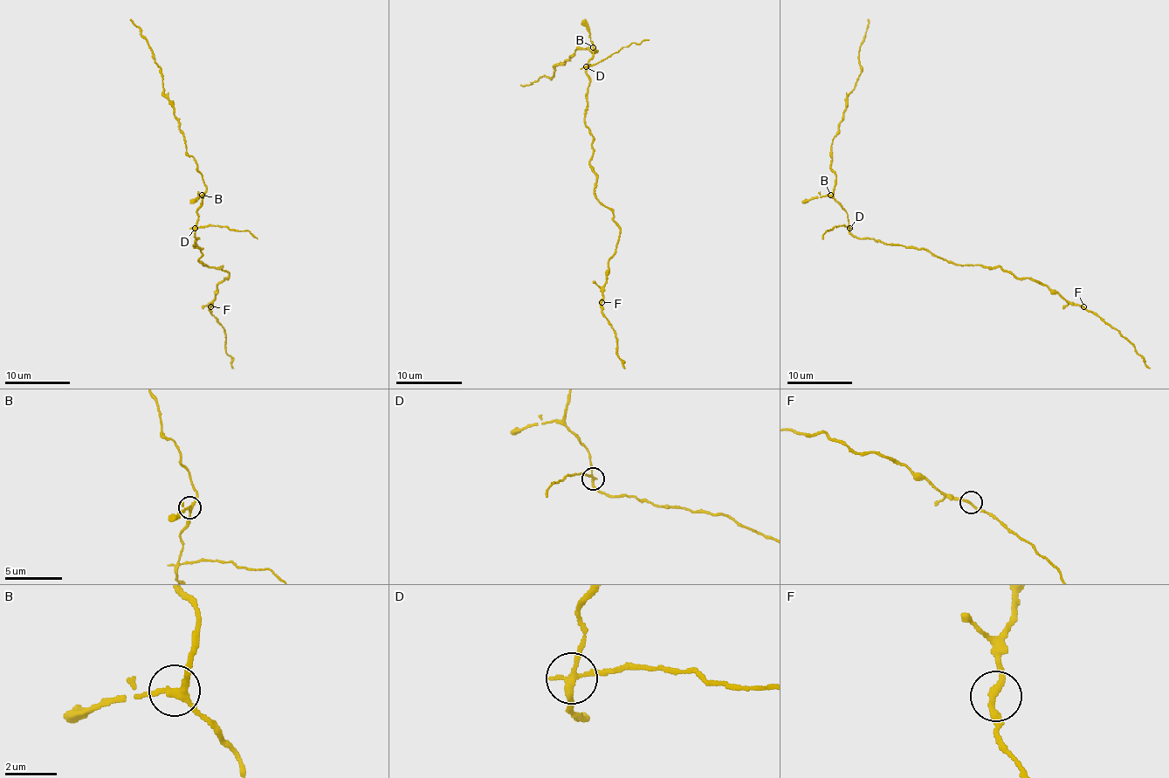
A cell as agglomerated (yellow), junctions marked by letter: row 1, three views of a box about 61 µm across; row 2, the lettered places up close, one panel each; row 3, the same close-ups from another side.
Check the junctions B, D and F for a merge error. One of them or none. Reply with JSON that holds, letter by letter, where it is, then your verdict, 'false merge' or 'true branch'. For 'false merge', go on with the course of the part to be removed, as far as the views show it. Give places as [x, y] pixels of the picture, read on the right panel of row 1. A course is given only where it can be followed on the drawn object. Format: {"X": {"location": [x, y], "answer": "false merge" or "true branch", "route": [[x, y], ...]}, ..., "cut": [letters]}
{"B": {"location": [830, 195], "answer": "true branch"}, "D": {"location": [849, 228], "answer": "false merge", "route": [[849, 228], [835, 226], [825, 231], [821, 239]]}, "F": {"location": [1083, 306], "answer": "true branch"}, "cut": ["D"]}

